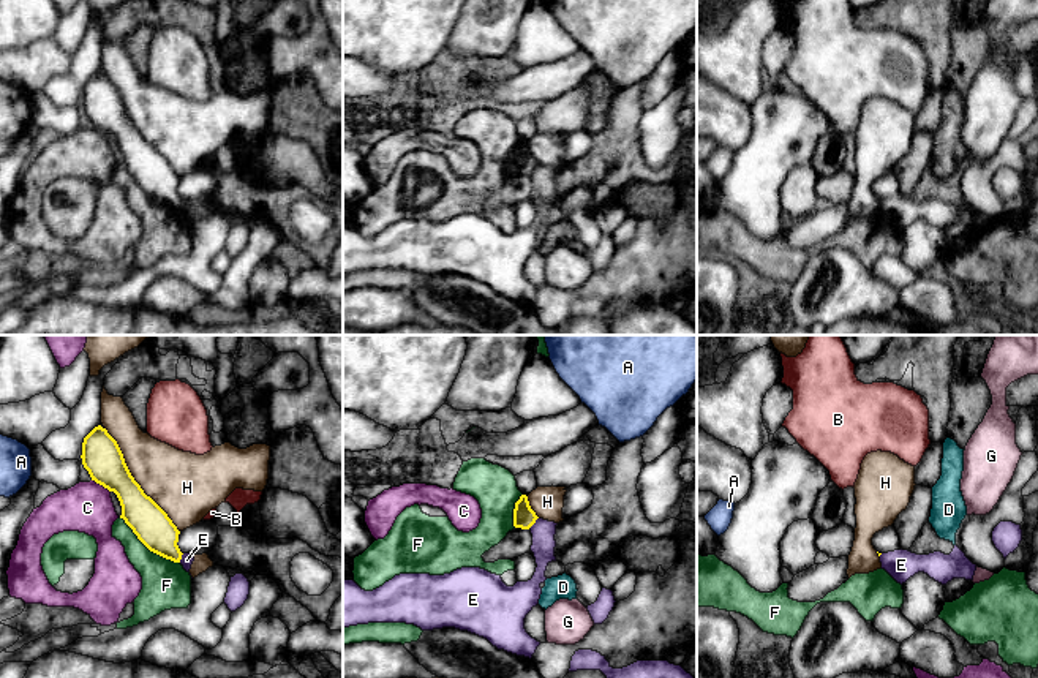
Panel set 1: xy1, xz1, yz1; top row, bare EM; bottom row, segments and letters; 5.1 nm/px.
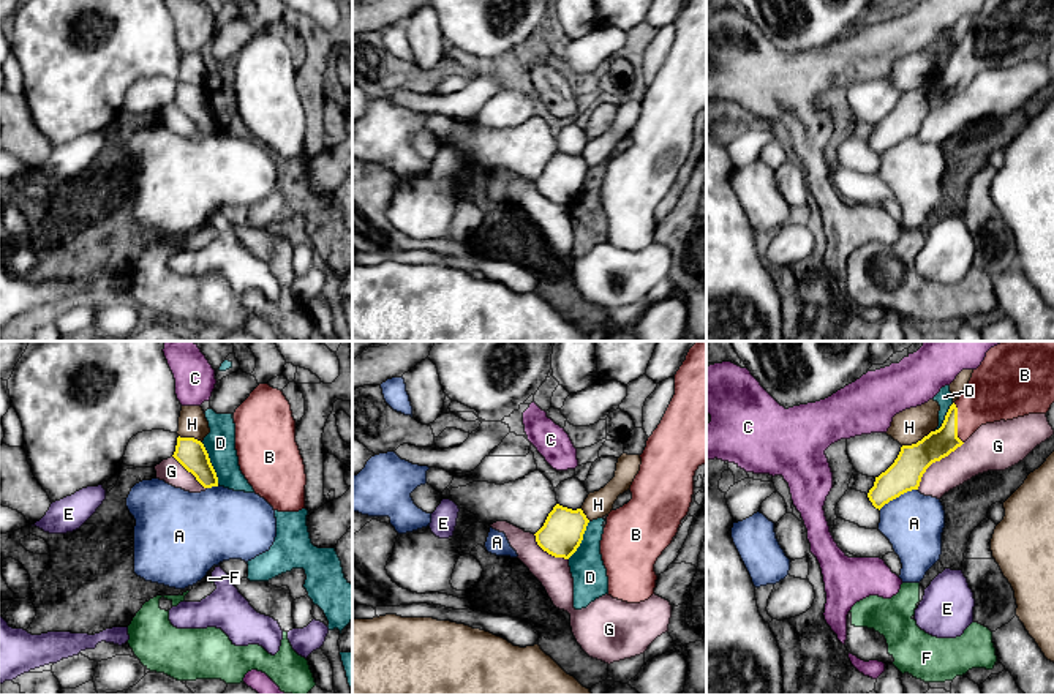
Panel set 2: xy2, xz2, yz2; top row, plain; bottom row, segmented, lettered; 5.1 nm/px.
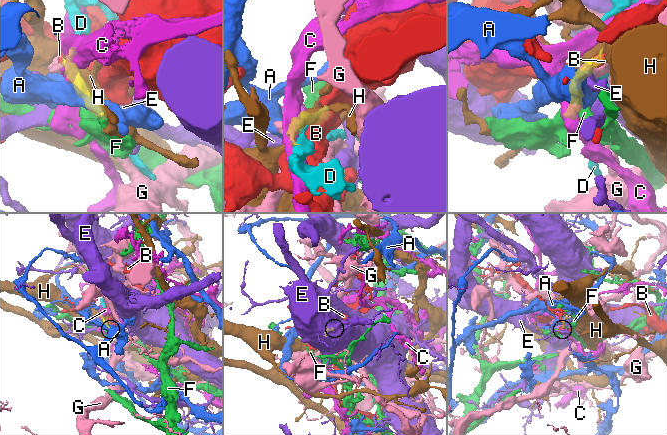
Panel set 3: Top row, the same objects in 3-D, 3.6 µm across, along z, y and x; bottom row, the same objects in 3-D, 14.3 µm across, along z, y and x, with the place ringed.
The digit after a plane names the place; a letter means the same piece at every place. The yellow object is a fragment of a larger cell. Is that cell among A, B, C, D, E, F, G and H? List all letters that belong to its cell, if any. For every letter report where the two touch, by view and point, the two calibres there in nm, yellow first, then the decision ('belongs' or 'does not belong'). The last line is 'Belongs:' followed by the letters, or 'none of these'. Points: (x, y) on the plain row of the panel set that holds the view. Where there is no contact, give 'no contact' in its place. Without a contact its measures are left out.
A: yz2 (898, 142) | 170/300 nm | does not belong
B: yz2 (956, 70) | 150/280 nm | belongs
C: xy1 (101, 130) | 200/260 nm | does not belong
D: xy2 (210, 109) | 150/160 nm | does not belong
E: xz1 (533, 169) | 110/120 nm | does not belong
F: xy1 (147, 193) | 190/240 nm | does not belong
G: yz2 (936, 106) | 170/200 nm | does not belong
H: xy1 (133, 125) | 200/320 nm | does not belong
Belongs: B

